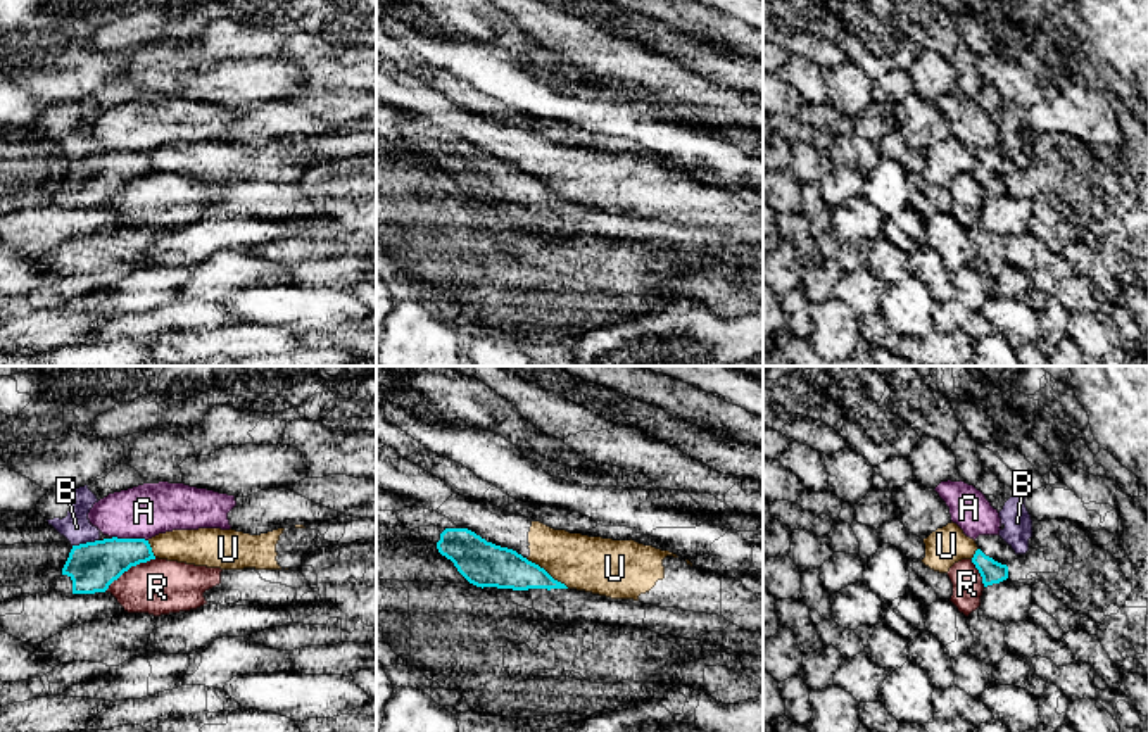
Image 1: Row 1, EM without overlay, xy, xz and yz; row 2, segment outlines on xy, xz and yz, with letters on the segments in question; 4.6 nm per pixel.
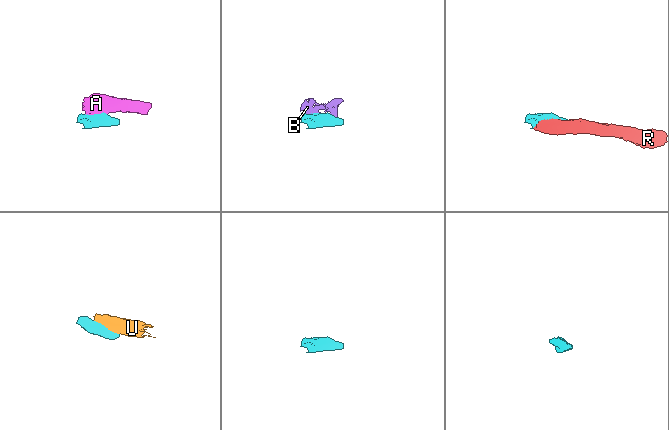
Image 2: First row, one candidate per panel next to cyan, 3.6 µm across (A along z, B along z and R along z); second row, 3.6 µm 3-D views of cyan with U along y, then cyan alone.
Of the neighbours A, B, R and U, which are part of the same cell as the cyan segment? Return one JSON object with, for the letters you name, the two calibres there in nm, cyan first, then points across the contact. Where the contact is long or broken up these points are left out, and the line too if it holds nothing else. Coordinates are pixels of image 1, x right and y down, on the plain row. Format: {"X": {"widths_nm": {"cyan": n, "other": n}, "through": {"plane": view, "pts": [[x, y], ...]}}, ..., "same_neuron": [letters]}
{"same_neuron": []}

